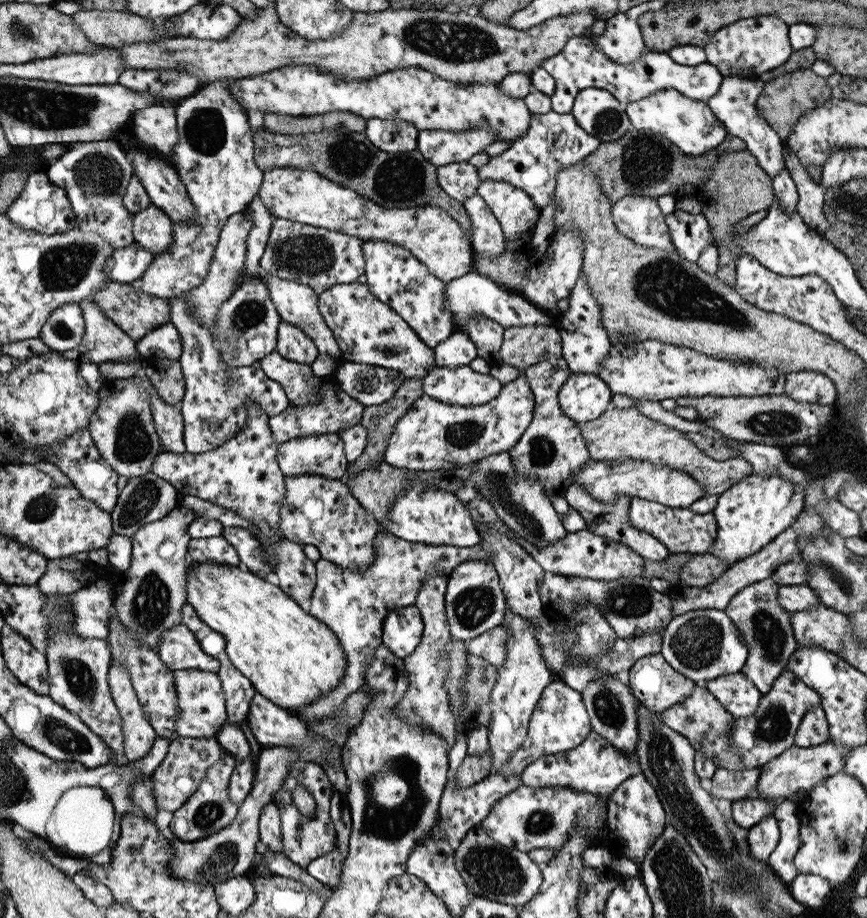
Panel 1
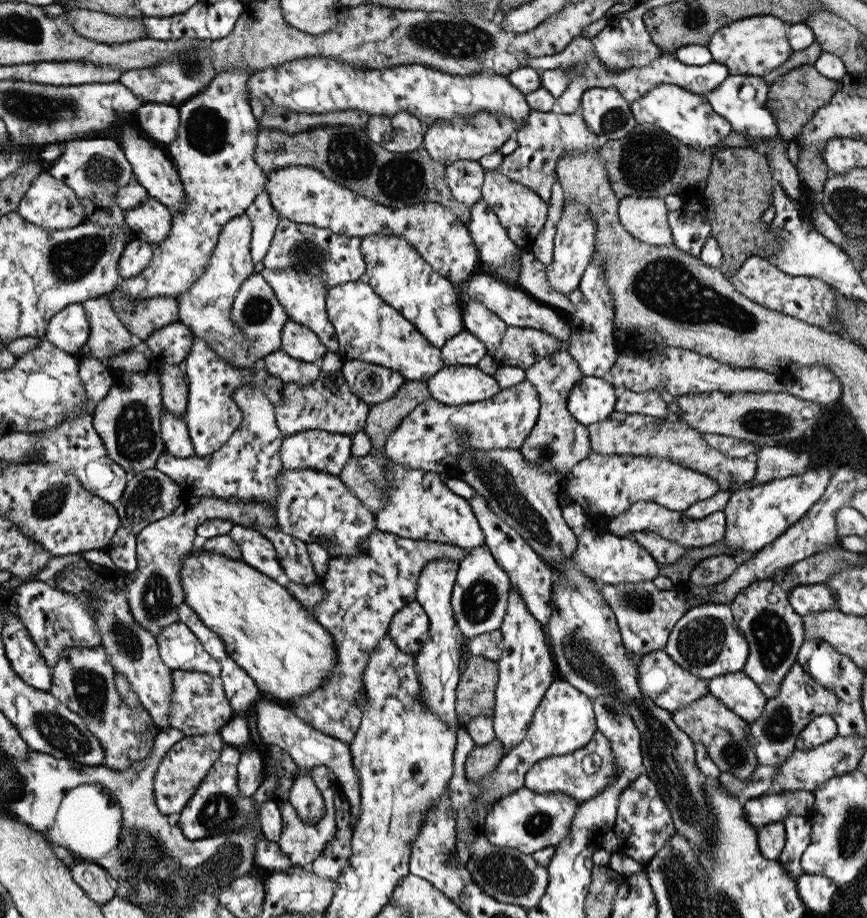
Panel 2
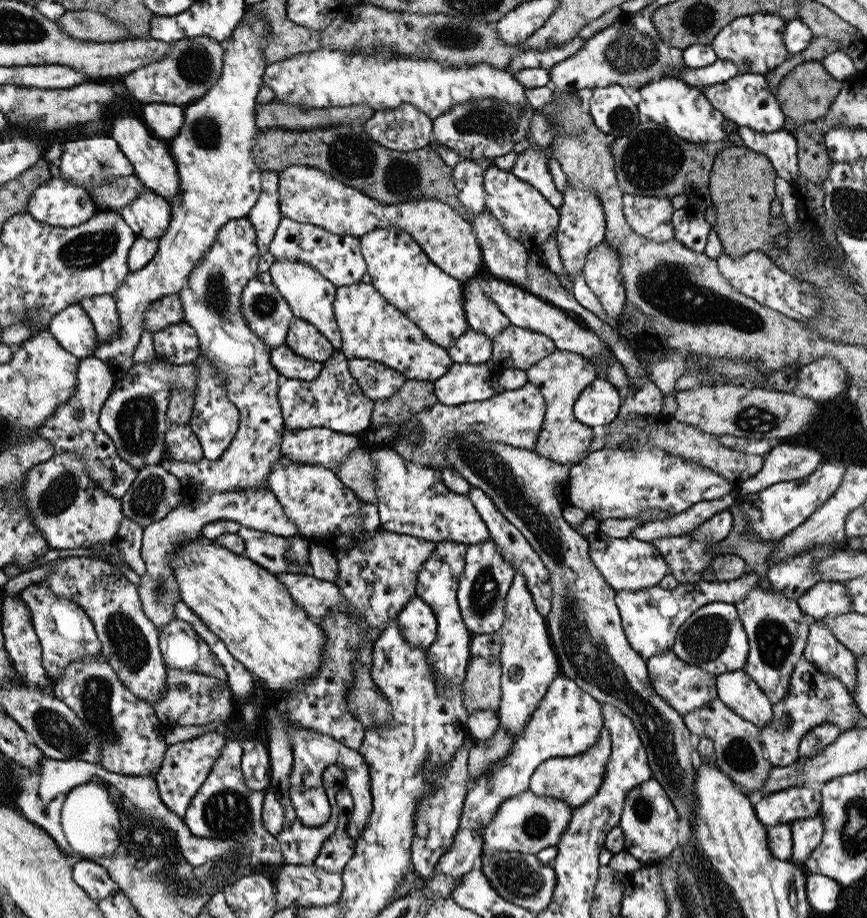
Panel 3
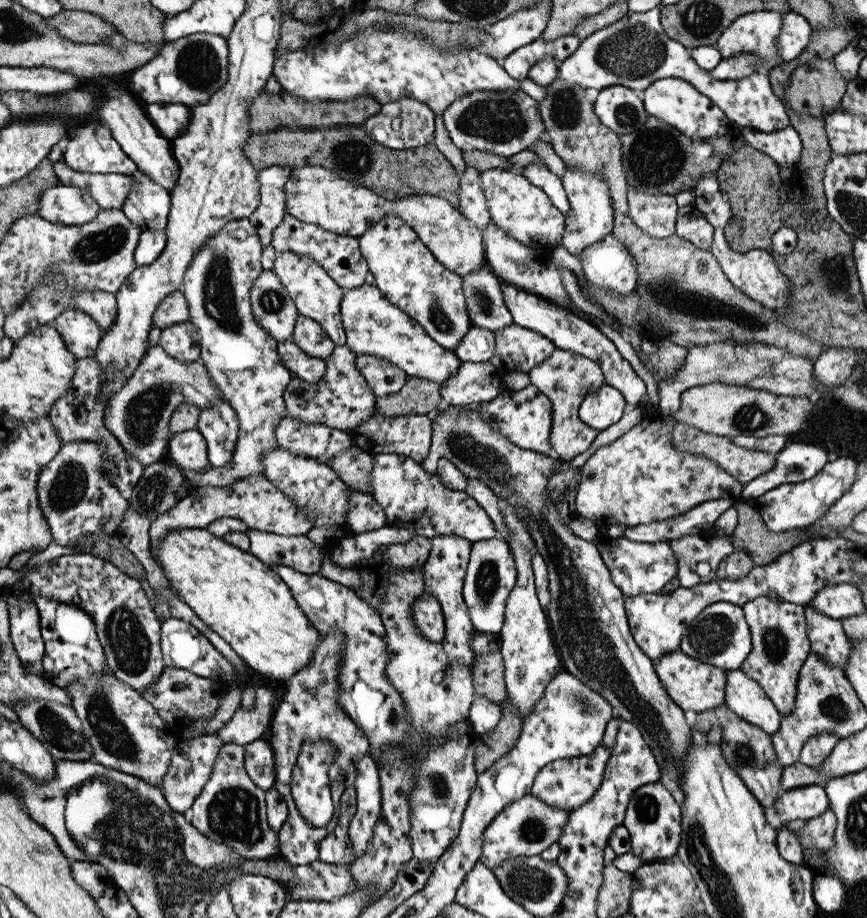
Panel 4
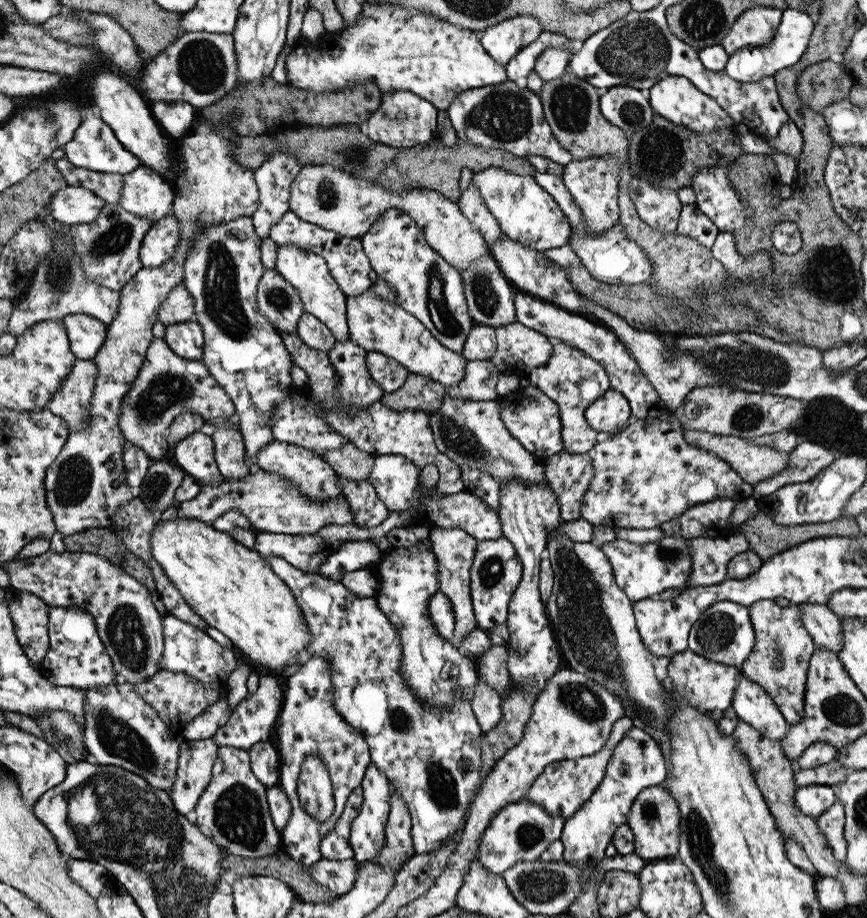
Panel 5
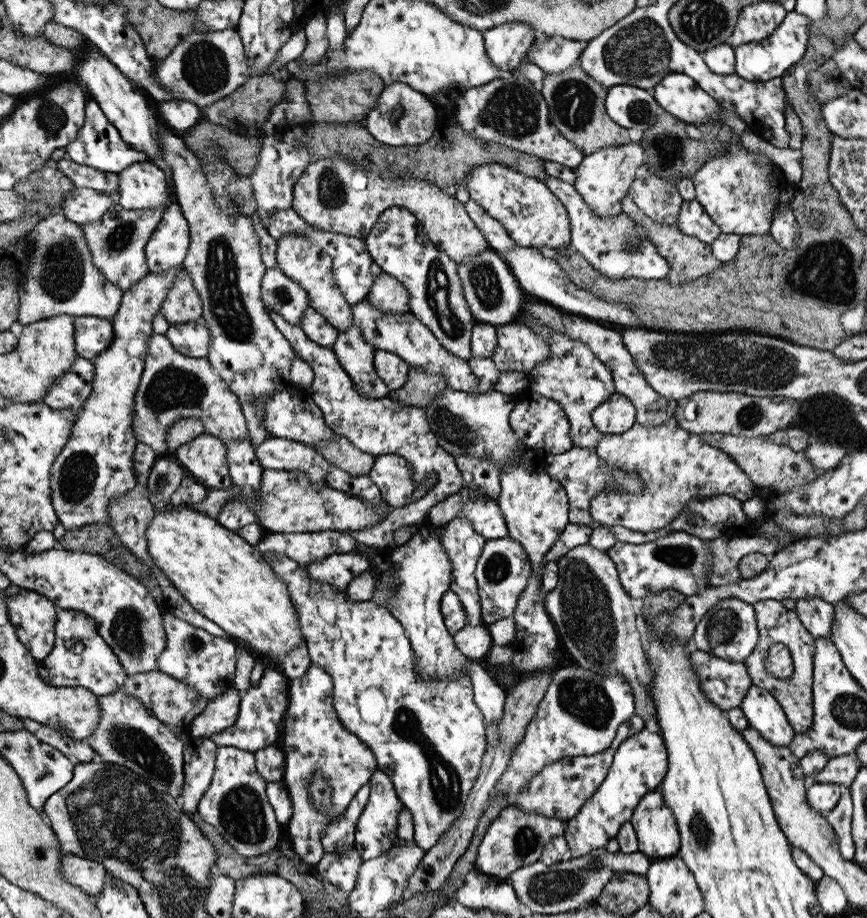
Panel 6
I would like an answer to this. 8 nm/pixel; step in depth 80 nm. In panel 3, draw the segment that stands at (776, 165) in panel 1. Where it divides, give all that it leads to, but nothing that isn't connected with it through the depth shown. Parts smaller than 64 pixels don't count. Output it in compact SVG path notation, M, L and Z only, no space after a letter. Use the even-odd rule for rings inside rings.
M738 74L724 83L712 86L701 86L700 90L706 95L710 104L719 110L724 118L735 122L738 126L746 126L760 133L773 133L782 130L784 113L780 108L764 74Z

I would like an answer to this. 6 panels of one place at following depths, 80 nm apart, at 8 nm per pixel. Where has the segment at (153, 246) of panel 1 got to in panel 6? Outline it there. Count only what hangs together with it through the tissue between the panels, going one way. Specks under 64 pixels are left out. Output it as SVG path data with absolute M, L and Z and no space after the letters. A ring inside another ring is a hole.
M152 160L135 162L118 178L117 205L125 210L160 209L173 197L164 172Z

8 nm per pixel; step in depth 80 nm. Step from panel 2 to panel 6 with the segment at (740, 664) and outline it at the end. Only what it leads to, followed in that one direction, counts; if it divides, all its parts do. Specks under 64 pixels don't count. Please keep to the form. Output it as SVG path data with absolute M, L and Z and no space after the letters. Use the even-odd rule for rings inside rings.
M724 598L711 606L696 624L690 642L693 648L732 662L744 662L750 657L759 639L756 613L752 604L737 598Z

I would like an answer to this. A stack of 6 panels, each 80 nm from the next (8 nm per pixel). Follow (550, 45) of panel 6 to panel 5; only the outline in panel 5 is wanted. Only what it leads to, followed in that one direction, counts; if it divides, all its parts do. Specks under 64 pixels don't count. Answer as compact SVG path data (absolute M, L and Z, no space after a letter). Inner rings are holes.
M574 40L574 44L573 50L545 48L535 60L533 70L544 82L560 78L567 70L569 58L583 45L582 41L578 40Z

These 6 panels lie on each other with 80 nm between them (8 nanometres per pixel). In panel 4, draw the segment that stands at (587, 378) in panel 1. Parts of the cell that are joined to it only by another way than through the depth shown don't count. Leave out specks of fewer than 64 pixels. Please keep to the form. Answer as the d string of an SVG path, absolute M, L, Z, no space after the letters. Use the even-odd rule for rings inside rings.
M604 383L596 392L584 397L578 414L582 422L600 432L621 419L626 404L619 390Z

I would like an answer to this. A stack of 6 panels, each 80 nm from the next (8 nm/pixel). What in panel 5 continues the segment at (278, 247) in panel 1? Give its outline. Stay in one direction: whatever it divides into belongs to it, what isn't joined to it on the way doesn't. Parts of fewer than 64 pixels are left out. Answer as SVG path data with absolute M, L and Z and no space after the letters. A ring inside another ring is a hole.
M288 212L272 229L269 237L281 248L284 245L298 245L304 251L310 251L322 256L329 264L329 270L347 296L362 294L374 285L368 277L372 268L369 256L366 255L364 244L360 238L348 238L336 231L325 230L324 227L314 223L308 223L298 218L292 212Z

